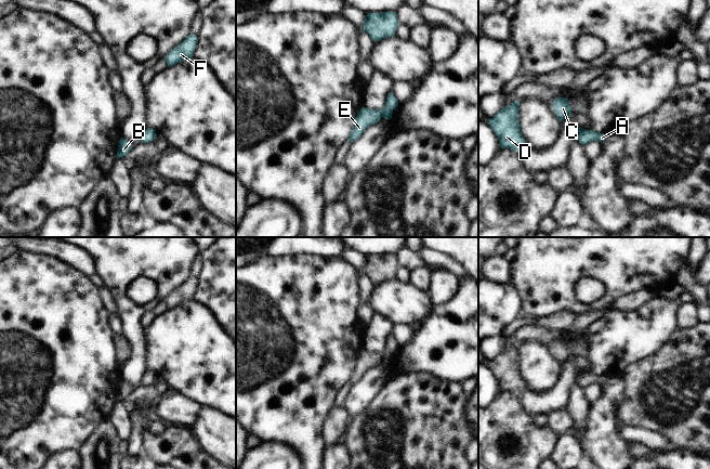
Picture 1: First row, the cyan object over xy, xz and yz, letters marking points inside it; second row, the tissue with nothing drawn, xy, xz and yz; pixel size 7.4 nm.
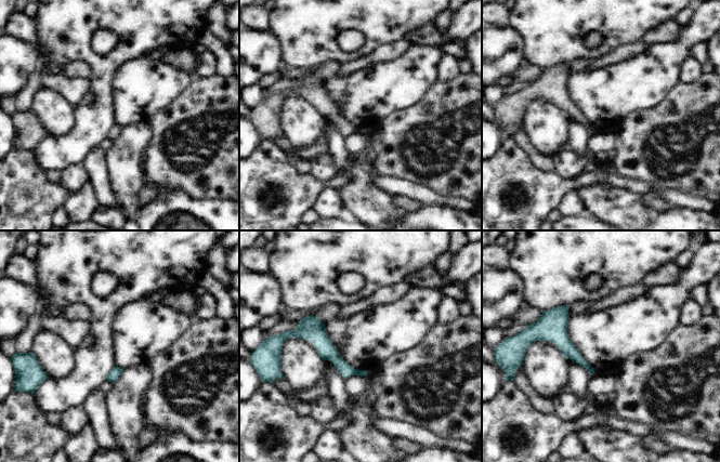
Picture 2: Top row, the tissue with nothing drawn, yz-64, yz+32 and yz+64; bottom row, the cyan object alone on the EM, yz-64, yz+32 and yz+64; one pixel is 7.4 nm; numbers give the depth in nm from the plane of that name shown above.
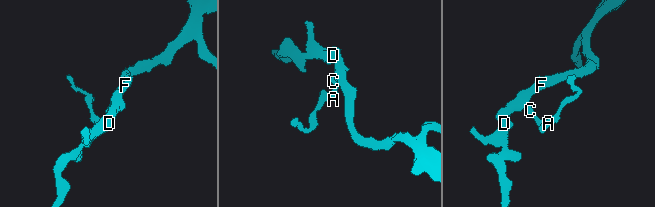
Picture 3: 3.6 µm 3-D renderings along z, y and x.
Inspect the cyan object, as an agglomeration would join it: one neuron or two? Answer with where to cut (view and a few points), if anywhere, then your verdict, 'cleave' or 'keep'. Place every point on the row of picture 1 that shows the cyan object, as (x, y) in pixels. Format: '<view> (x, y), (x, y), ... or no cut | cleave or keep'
no cut | keep

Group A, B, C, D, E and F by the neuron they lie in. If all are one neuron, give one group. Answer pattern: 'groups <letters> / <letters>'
groups A B C D E F

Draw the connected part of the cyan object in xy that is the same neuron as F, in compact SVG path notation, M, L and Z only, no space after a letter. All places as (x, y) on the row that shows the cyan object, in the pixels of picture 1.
M188 35L179 45L171 50L165 57L168 67L171 67L184 60L193 57L197 47L197 35Z

